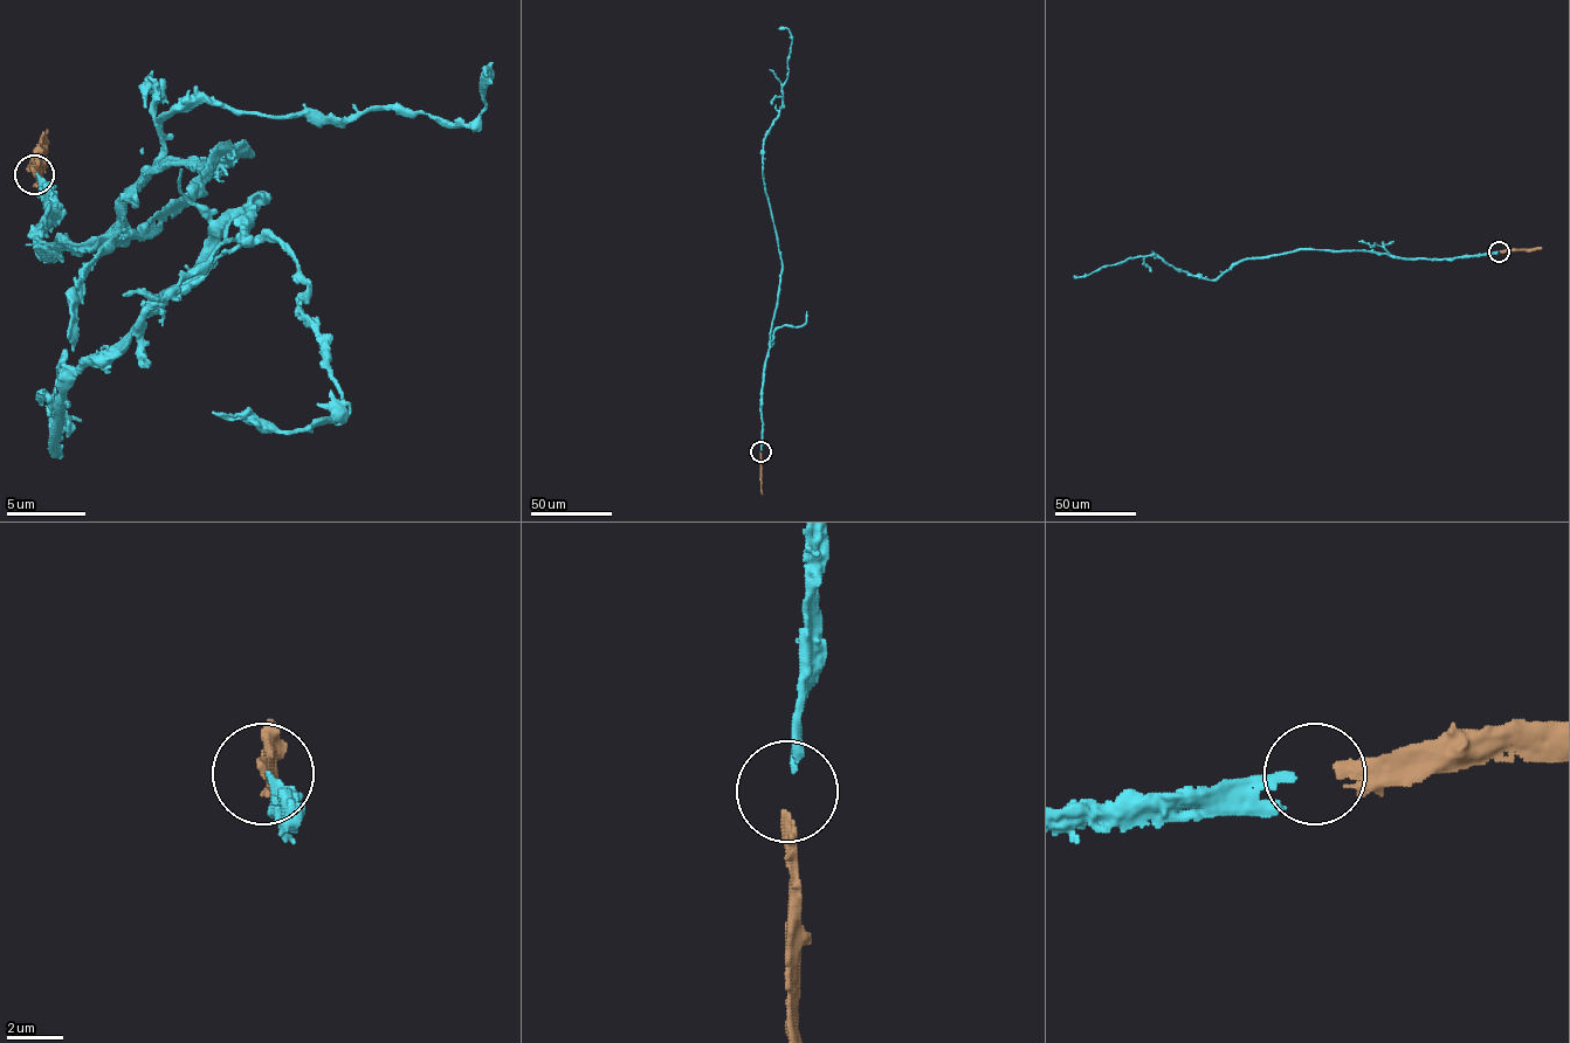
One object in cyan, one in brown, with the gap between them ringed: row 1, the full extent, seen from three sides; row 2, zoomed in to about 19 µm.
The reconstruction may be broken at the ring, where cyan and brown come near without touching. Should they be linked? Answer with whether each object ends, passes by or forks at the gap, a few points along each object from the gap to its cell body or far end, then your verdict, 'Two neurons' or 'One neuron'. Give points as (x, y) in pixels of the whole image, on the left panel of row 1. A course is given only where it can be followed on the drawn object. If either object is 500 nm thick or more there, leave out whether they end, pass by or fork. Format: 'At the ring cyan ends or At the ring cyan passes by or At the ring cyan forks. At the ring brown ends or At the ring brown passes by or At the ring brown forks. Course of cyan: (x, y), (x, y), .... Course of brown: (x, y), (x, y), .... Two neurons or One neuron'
At the ring cyan ends. At the ring brown ends. Course of cyan: (36, 174), (40, 246), (91, 246), (242, 154), (80, 277), (52, 451), (246, 214), (342, 403), (211, 412). Course of brown: (32, 170), (48, 130). One neuron

